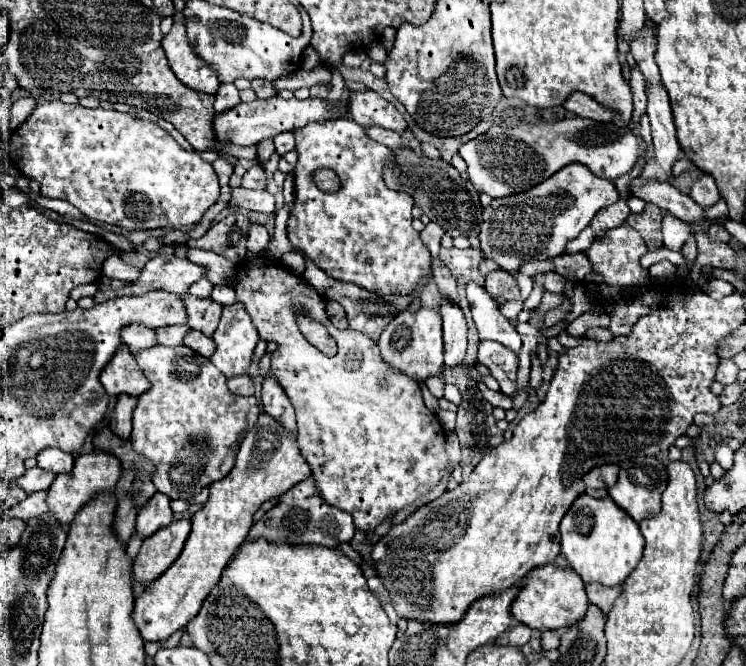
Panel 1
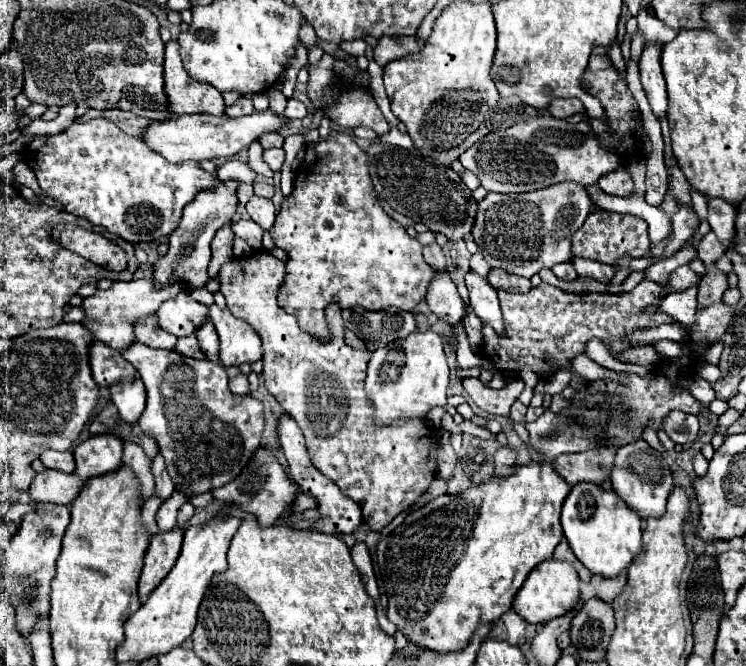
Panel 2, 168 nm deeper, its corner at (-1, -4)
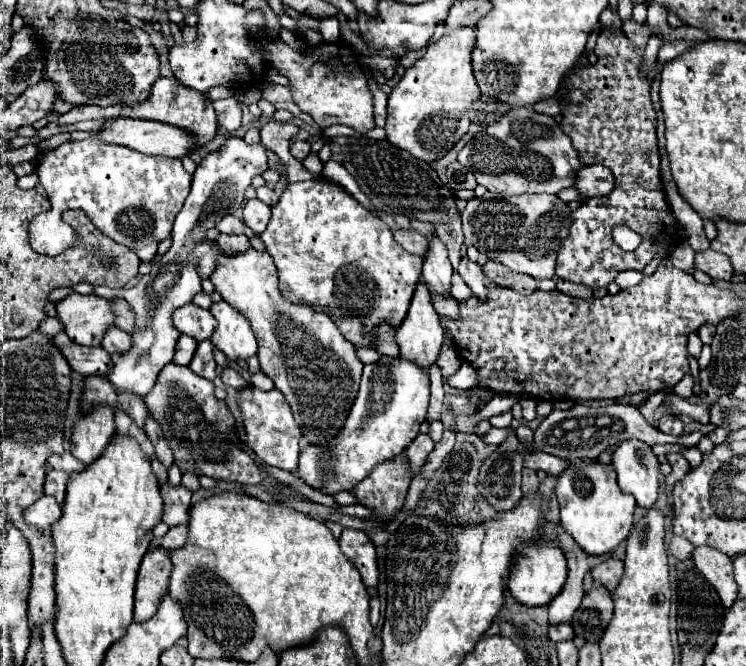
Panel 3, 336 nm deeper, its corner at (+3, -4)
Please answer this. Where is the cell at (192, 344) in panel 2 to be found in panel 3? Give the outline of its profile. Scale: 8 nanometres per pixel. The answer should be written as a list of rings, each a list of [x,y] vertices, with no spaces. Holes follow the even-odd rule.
[[[182,334],[176,342],[176,352],[174,352],[174,362],[176,364],[182,364],[182,366],[188,366],[192,356],[194,356],[194,350],[196,350],[196,340],[192,336],[186,336]]]

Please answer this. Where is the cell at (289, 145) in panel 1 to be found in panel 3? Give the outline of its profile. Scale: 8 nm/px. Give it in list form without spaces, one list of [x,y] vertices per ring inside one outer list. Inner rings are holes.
[[[230,138],[218,152],[208,154],[196,168],[192,178],[192,190],[184,202],[184,208],[178,212],[172,230],[172,246],[170,250],[154,260],[150,274],[142,276],[142,280],[134,288],[111,289],[96,286],[93,293],[104,298],[123,298],[136,312],[136,332],[132,334],[132,350],[124,356],[112,356],[114,368],[108,374],[108,380],[114,388],[124,392],[132,392],[144,398],[164,364],[168,364],[174,356],[174,346],[178,340],[178,330],[174,330],[170,314],[202,292],[198,272],[192,262],[192,250],[206,238],[206,230],[214,228],[218,220],[226,214],[234,214],[244,202],[244,190],[250,186],[256,174],[262,174],[268,168],[266,148],[262,144],[246,144],[242,138]]]

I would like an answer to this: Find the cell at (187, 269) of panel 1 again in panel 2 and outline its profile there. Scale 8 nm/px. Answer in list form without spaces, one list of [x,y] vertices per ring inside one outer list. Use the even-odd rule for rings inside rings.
[[[142,278],[142,280],[130,280],[130,282],[114,282],[108,290],[96,290],[94,296],[88,296],[82,300],[82,310],[84,310],[84,320],[82,324],[90,328],[92,336],[106,346],[114,350],[126,350],[134,342],[134,332],[132,326],[136,320],[142,316],[148,316],[160,308],[160,302],[170,300],[182,292],[182,284],[172,284],[162,290],[154,288],[154,278]]]

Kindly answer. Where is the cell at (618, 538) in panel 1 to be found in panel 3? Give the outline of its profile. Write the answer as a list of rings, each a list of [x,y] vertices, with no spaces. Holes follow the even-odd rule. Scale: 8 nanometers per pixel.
[[[576,462],[556,480],[556,498],[560,502],[560,524],[570,532],[574,542],[590,556],[606,556],[628,538],[634,526],[634,496],[620,490],[614,468],[602,464]]]

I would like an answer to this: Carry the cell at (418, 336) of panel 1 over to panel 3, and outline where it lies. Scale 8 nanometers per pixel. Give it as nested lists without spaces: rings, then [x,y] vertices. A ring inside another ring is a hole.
[[[380,356],[378,362],[366,364],[354,408],[344,428],[326,446],[306,446],[300,452],[298,476],[312,488],[334,494],[352,490],[370,470],[402,450],[418,436],[420,424],[426,420],[430,400],[430,378],[424,368],[406,358]]]

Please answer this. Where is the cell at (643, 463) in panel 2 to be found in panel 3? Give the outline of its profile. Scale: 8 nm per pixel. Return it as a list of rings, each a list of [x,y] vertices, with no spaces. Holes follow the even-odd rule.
[[[622,442],[612,454],[612,466],[622,492],[632,494],[640,508],[654,506],[660,492],[660,462],[646,442]]]

